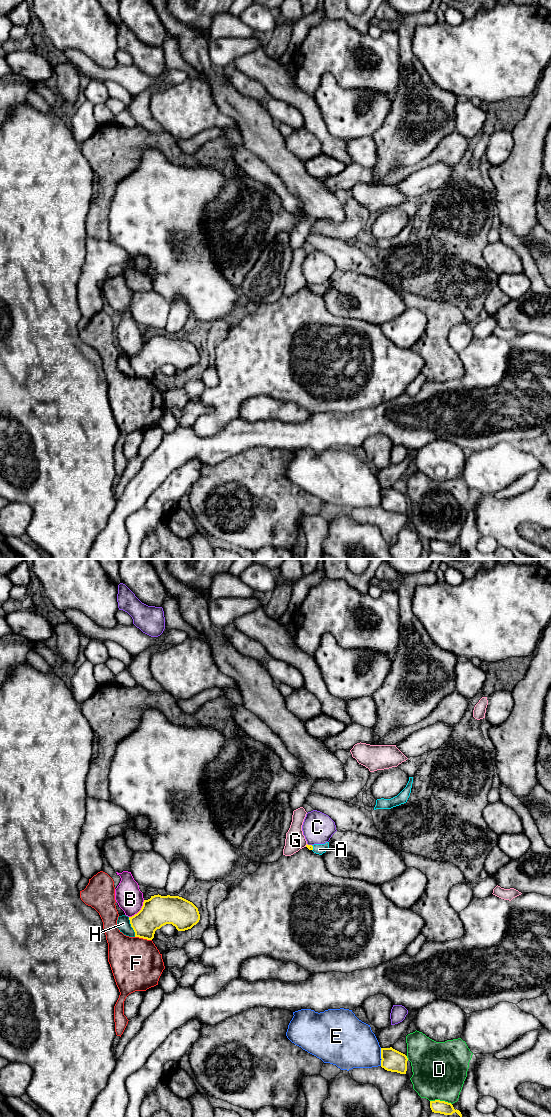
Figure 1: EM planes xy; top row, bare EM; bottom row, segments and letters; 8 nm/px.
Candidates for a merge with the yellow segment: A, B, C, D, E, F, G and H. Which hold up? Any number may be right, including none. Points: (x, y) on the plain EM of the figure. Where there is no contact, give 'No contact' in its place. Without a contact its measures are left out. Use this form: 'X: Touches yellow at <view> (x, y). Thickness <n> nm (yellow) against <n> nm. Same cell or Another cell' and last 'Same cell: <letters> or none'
A: Touches yellow at xy (312, 288). Thickness 50 nm (yellow) against 80 nm. Same cell
B: Touches yellow at xy (140, 350). Thickness 240 nm (yellow) against 220 nm. Another cell
C: Touches yellow at xy (309, 285). Thickness 50 nm (yellow) against 240 nm. Another cell
D: Touches yellow at xy (441, 541). Thickness 110 nm (yellow) against 440 nm. Another cell
E: Touches yellow at xy (381, 497). Thickness 180 nm (yellow) against 360 nm. Another cell
F: Touches yellow at xy (143, 378). Thickness 240 nm (yellow) against 420 nm. Another cell
G: Touches yellow at xy (306, 285). Thickness 50 nm (yellow) against 160 nm. Another cell
H: Touches yellow at xy (131, 366). Thickness 240 nm (yellow) against 110 nm. Another cell
Same cell: A

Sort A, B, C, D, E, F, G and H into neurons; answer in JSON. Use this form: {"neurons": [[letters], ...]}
{"neurons": [["A"], ["B"], ["C"], ["D"], ["E"], ["F"], ["G"], ["H"]]}

